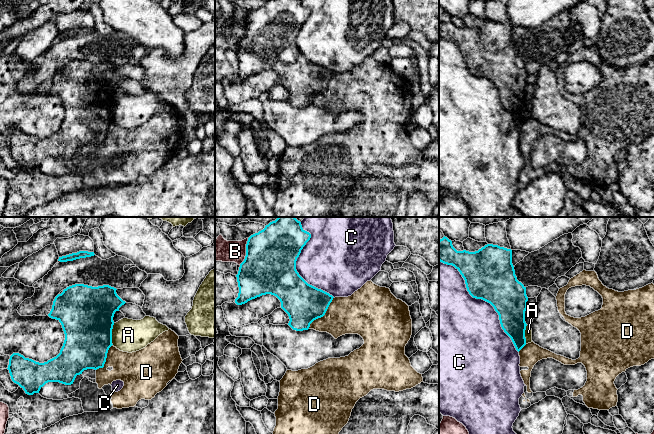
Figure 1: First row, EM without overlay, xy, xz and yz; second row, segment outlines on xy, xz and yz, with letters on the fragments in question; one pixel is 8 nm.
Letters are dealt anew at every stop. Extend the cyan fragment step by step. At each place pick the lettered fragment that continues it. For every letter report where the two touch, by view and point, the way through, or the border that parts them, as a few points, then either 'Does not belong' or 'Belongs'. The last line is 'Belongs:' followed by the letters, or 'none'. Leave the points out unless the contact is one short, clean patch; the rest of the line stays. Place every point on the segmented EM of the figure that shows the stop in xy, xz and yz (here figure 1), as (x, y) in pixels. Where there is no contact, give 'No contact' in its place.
A: Touches cyan at xy (111, 334). Boundary: xy (114, 323), (112, 344). Does not belong
B: Touches cyan at xz (246, 251). Does not belong
C: Touches cyan at yz (483, 299). Does not belong
D: Touches cyan at xz (323, 315). Does not belong
Belongs: none

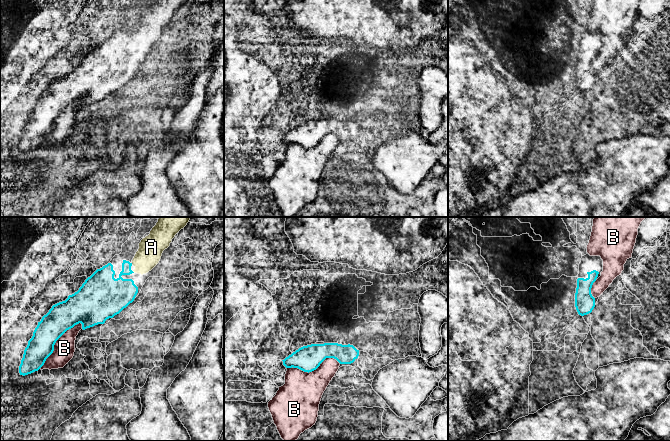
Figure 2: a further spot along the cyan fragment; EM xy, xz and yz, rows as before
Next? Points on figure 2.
A: Touches cyan at xz (356, 349). Path across: xz (345, 354), (352, 353), (356, 349), (355, 347). Belongs
B: Touches cyan at xy (55, 342). Does not belong
Belongs: A

